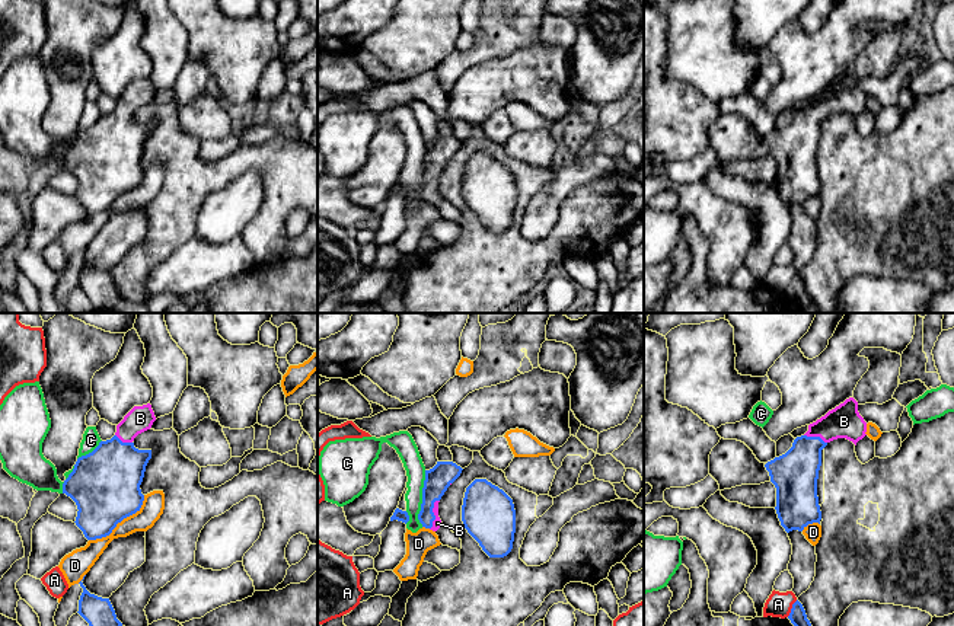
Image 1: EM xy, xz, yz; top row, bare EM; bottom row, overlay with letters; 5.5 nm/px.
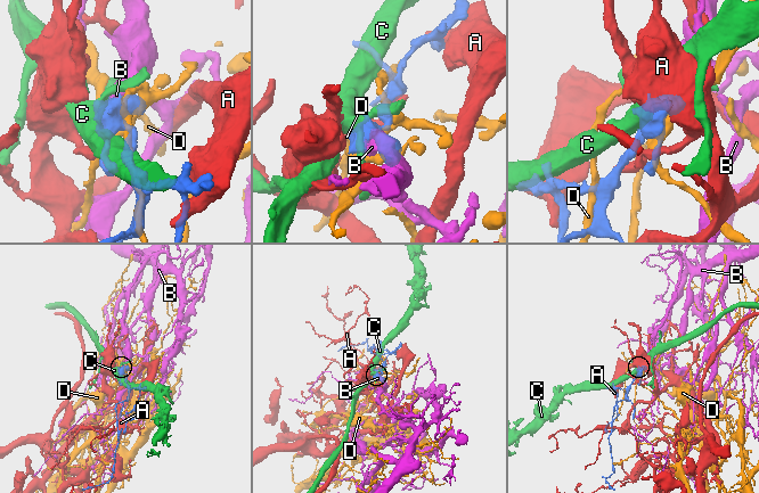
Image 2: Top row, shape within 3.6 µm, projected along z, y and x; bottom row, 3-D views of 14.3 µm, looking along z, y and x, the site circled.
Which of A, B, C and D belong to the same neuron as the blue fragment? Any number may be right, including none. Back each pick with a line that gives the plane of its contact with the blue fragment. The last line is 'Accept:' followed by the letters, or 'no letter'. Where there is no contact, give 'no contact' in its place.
B: xz
Accept: B

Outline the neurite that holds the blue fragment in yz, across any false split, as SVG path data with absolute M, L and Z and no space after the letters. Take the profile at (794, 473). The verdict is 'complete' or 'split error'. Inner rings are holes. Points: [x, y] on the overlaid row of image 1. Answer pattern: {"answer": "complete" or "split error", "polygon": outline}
{"answer": "split error", "polygon": "M854 397L829 411L824 416L808 425L808 431L797 437L792 447L782 456L765 464L770 482L776 488L776 514L787 533L792 530L803 531L808 524L821 520L821 511L817 496L817 479L821 466L821 450L833 440L846 438L855 445L867 434L867 422L858 412L858 402Z"}

